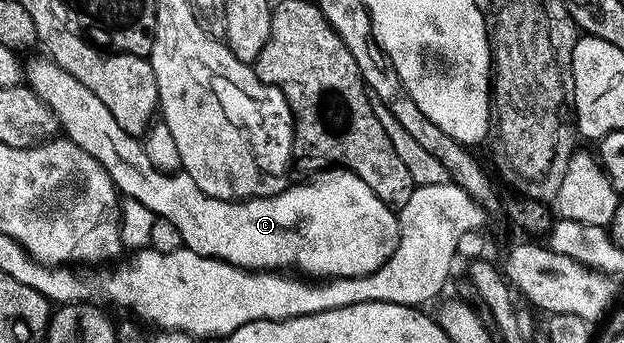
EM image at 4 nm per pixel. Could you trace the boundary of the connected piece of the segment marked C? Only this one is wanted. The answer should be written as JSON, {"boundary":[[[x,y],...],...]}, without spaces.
{"boundary":[[[48,57],[40,58],[41,59],[33,59],[30,63],[26,62],[24,64],[23,79],[28,86],[32,87],[34,93],[39,97],[39,101],[43,101],[49,106],[54,117],[57,118],[64,138],[70,139],[75,145],[79,145],[79,149],[83,149],[83,153],[91,153],[91,157],[95,157],[95,161],[99,161],[99,163],[107,169],[107,173],[117,187],[118,192],[120,192],[125,199],[139,201],[139,205],[147,205],[147,209],[151,209],[151,213],[156,218],[171,221],[171,225],[175,225],[175,229],[179,229],[182,244],[188,247],[190,251],[194,251],[200,255],[206,255],[212,259],[222,259],[236,267],[244,267],[246,271],[281,271],[282,269],[292,269],[294,272],[304,273],[309,277],[338,279],[339,277],[359,277],[360,275],[366,275],[375,269],[379,269],[379,265],[386,263],[391,257],[393,250],[397,248],[397,243],[401,240],[401,225],[394,208],[386,207],[382,199],[373,192],[371,185],[367,185],[367,181],[363,181],[355,173],[346,171],[343,167],[335,167],[328,173],[321,173],[316,177],[310,178],[313,179],[310,183],[301,183],[298,187],[296,187],[296,185],[290,185],[286,187],[284,191],[280,191],[278,195],[268,195],[262,199],[234,201],[232,199],[207,197],[207,193],[203,193],[203,189],[199,189],[199,185],[195,185],[195,181],[191,181],[189,175],[184,173],[168,175],[159,169],[155,169],[155,165],[151,165],[151,161],[147,157],[142,140],[138,138],[138,136],[123,133],[123,128],[116,123],[115,117],[111,117],[110,111],[107,110],[107,105],[103,105],[103,101],[99,101],[99,97],[95,97],[95,93],[91,93],[91,89],[87,89],[87,85],[83,85],[83,81],[75,81],[75,77],[71,77],[71,73],[67,73],[67,69],[59,69],[59,65],[55,65],[52,59]]]}

